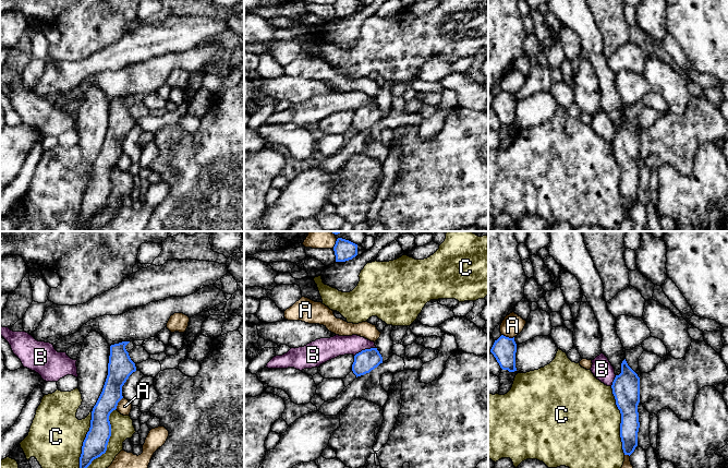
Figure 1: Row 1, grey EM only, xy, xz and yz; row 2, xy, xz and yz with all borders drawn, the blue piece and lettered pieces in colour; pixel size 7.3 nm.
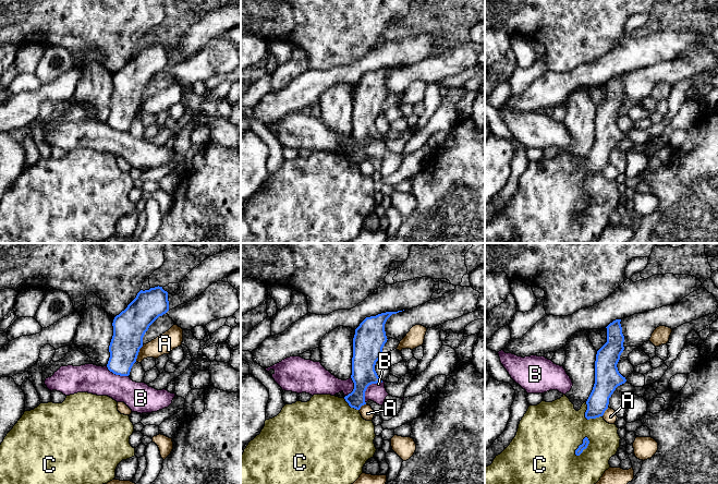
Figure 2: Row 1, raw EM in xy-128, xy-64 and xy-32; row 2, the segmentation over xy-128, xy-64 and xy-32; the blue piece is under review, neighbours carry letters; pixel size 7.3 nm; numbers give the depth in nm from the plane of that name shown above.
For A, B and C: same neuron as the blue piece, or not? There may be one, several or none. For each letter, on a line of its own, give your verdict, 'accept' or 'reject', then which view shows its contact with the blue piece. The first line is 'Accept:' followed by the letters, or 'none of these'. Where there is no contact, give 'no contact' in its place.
Accept: none of these
A: reject | yz
B: reject | xz
C: reject | xy

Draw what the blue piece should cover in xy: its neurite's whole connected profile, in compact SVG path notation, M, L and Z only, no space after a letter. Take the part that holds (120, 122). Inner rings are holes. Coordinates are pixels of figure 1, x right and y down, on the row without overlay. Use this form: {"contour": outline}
{"contour": "M122 97L110 101L108 131L102 147L93 164L90 183L82 202L80 213L80 226L82 228L94 215L106 208L111 192L109 171L123 154L122 142L129 132L136 127L135 119L125 105L129 98Z"}

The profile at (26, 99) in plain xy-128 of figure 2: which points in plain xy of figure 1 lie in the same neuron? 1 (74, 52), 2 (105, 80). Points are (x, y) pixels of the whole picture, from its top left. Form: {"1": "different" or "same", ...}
{"1": "different", "2": "different"}

